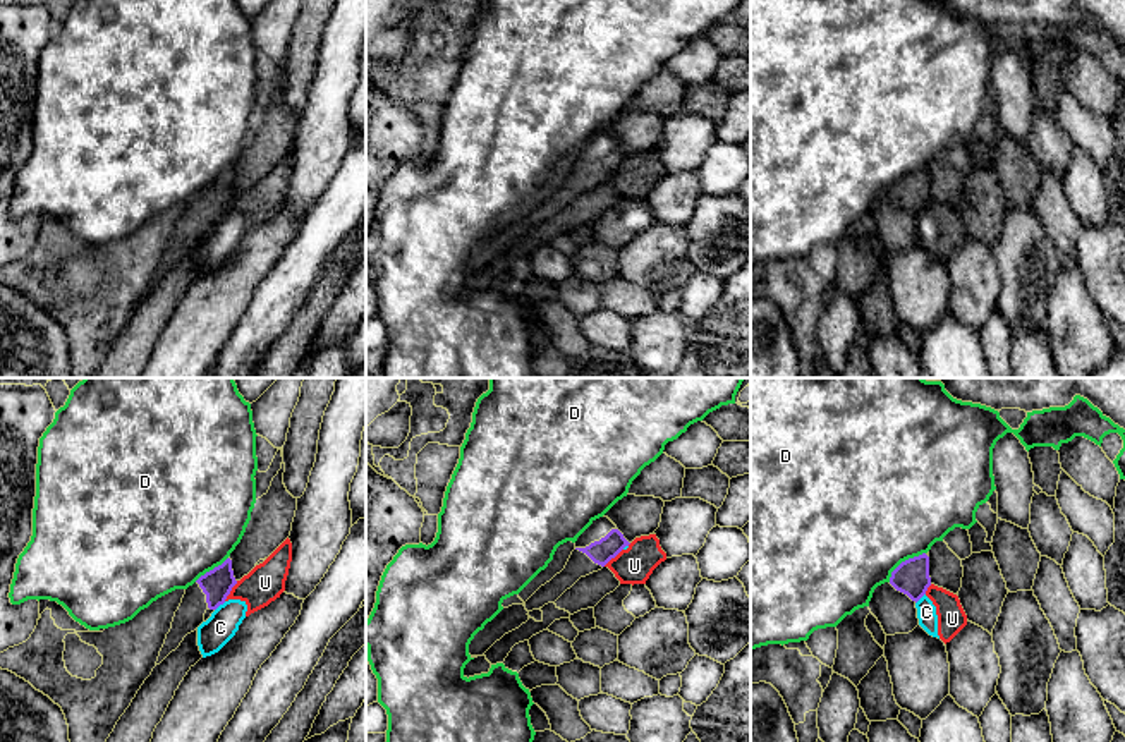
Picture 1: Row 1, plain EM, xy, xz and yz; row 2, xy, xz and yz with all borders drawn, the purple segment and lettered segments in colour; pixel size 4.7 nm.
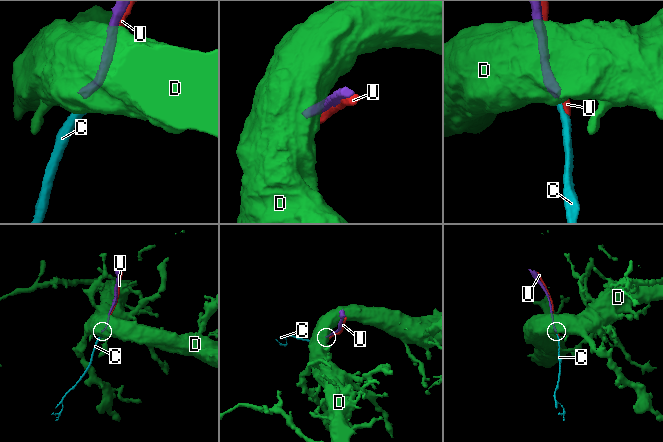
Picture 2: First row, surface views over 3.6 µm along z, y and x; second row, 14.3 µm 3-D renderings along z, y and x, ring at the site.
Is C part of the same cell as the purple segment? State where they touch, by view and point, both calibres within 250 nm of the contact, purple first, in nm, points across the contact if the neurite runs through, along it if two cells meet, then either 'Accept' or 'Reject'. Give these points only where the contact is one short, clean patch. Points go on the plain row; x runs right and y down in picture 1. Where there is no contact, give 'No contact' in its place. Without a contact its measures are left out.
Touches purple at xy (220, 218). Thickness 140 nm (purple) against 150 nm. Boundary: xy (225, 217), (215, 225). Reject

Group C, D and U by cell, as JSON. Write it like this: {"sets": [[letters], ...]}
{"sets": [["C", "U"], ["D"]]}

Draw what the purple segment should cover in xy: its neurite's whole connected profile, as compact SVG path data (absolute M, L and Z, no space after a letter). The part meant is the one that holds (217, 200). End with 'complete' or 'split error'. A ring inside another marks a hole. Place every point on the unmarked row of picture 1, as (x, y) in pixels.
M227 173L222 180L201 191L185 204L156 280L175 266L187 249L194 247L204 237L208 223L216 225L225 218L235 199L237 196L234 192L232 175Z | split error

